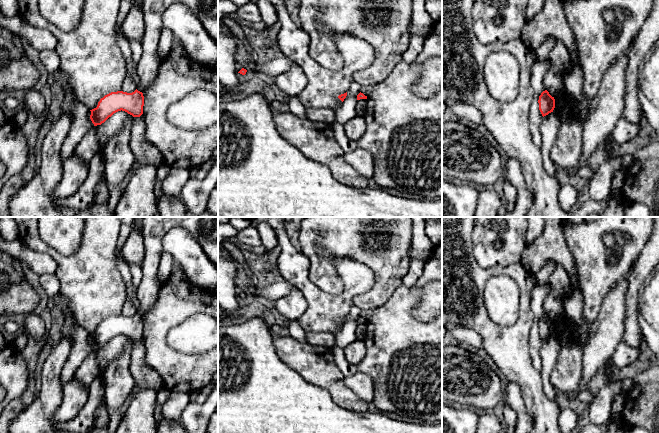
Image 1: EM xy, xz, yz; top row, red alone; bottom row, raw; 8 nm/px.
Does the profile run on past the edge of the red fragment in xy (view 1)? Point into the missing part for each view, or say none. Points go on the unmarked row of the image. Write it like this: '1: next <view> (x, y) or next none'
1: next none

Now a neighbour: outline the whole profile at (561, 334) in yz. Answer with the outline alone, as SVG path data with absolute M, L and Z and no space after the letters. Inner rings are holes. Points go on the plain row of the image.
M561 319L561 320L557 321L555 324L555 332L554 332L553 336L555 337L555 339L561 346L571 342L569 334L570 334L570 332L568 330L568 326L567 326L565 320Z

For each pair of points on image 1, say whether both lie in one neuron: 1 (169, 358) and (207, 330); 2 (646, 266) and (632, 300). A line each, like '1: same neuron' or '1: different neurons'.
1: different neurons
2: same neuron

